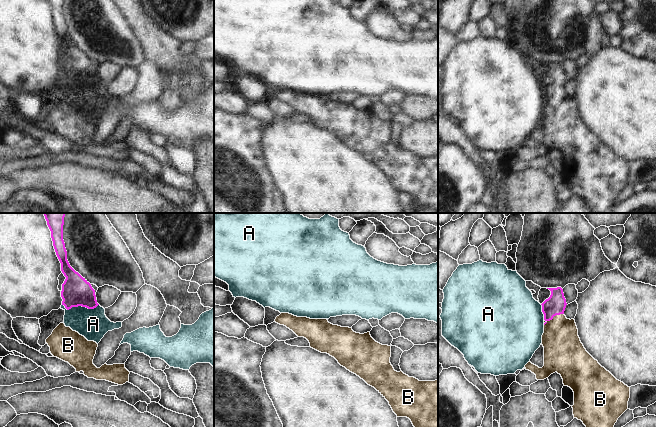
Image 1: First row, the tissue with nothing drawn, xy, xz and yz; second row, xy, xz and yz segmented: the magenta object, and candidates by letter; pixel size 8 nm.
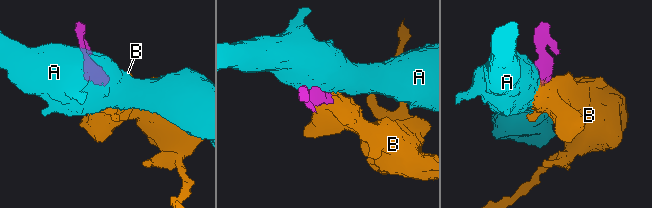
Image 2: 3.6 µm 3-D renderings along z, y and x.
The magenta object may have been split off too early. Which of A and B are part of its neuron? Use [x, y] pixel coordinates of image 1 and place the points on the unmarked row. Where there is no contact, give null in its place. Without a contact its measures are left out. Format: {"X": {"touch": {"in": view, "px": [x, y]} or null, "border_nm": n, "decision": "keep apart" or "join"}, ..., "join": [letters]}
{"A": {"touch": {"in": "xy", "px": [80, 81]}, "border_nm": 300, "decision": "keep apart"}, "B": {"touch": {"in": "yz", "px": [553, 92]}, "border_nm": 190, "decision": "join"}, "join": ["B"]}

